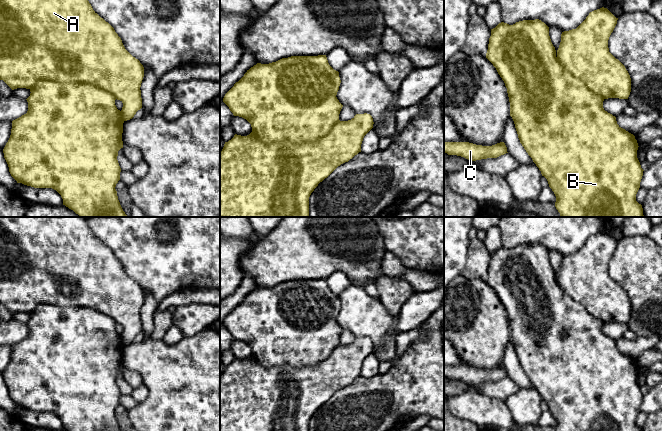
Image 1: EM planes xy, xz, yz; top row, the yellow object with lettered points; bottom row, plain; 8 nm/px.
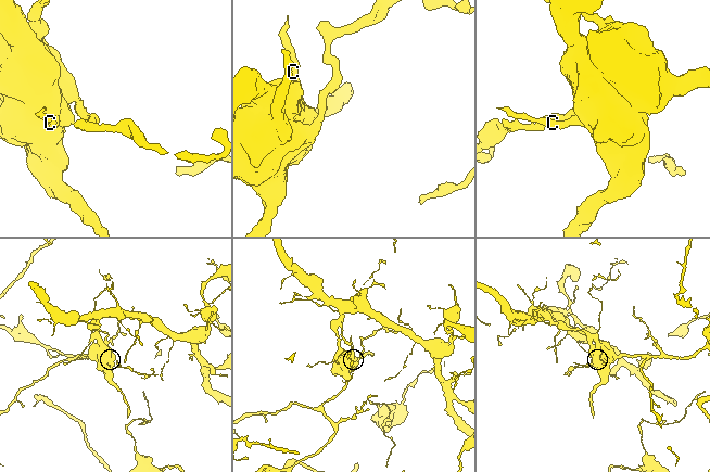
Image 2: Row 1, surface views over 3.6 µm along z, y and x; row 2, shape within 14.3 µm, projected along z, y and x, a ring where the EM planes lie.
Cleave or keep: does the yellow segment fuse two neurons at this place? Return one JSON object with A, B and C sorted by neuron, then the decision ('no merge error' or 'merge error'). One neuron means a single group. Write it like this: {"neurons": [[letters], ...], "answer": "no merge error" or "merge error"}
{"neurons": [["A"], ["B", "C"]], "answer": "merge error"}

